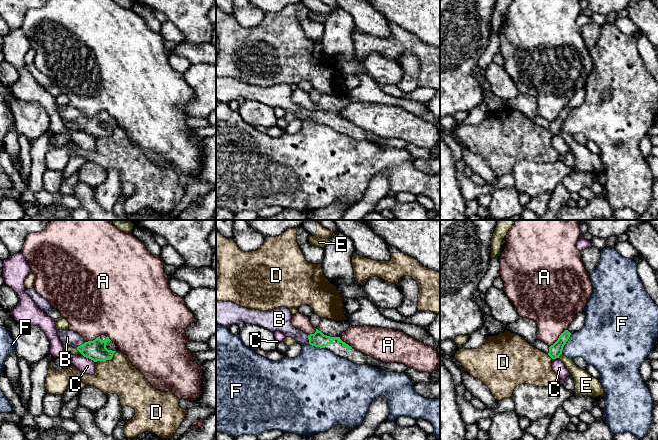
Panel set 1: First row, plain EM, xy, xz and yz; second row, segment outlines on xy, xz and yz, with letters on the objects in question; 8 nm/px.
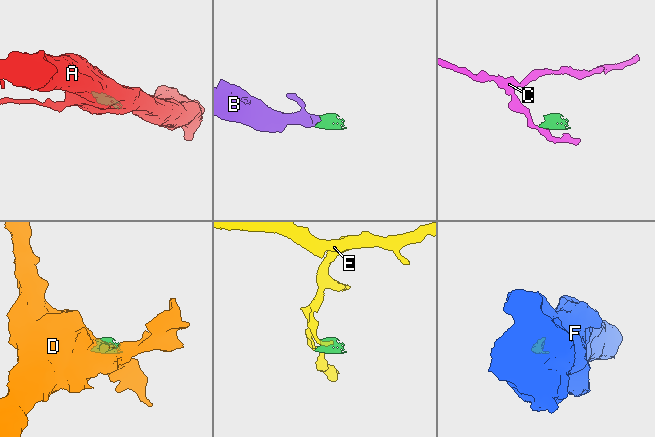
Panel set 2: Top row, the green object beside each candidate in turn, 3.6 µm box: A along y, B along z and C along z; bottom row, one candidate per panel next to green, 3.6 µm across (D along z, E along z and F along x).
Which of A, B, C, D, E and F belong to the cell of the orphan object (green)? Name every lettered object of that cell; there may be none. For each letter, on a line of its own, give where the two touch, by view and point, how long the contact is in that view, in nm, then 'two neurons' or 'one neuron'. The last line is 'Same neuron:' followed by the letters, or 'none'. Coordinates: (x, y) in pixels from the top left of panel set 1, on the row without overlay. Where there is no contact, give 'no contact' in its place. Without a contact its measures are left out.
A: contact yz (558, 114); length 200 nm; two neurons
B: contact xy (80, 121); length 90 nm; one neuron
C: contact xy (89, 134); length 110 nm; two neurons
D: contact xy (106, 135); length 200 nm; two neurons
E: contact xy (80, 128); length 90 nm; two neurons
F: contact yz (565, 119); length 180 nm; two neurons
Same neuron: B

